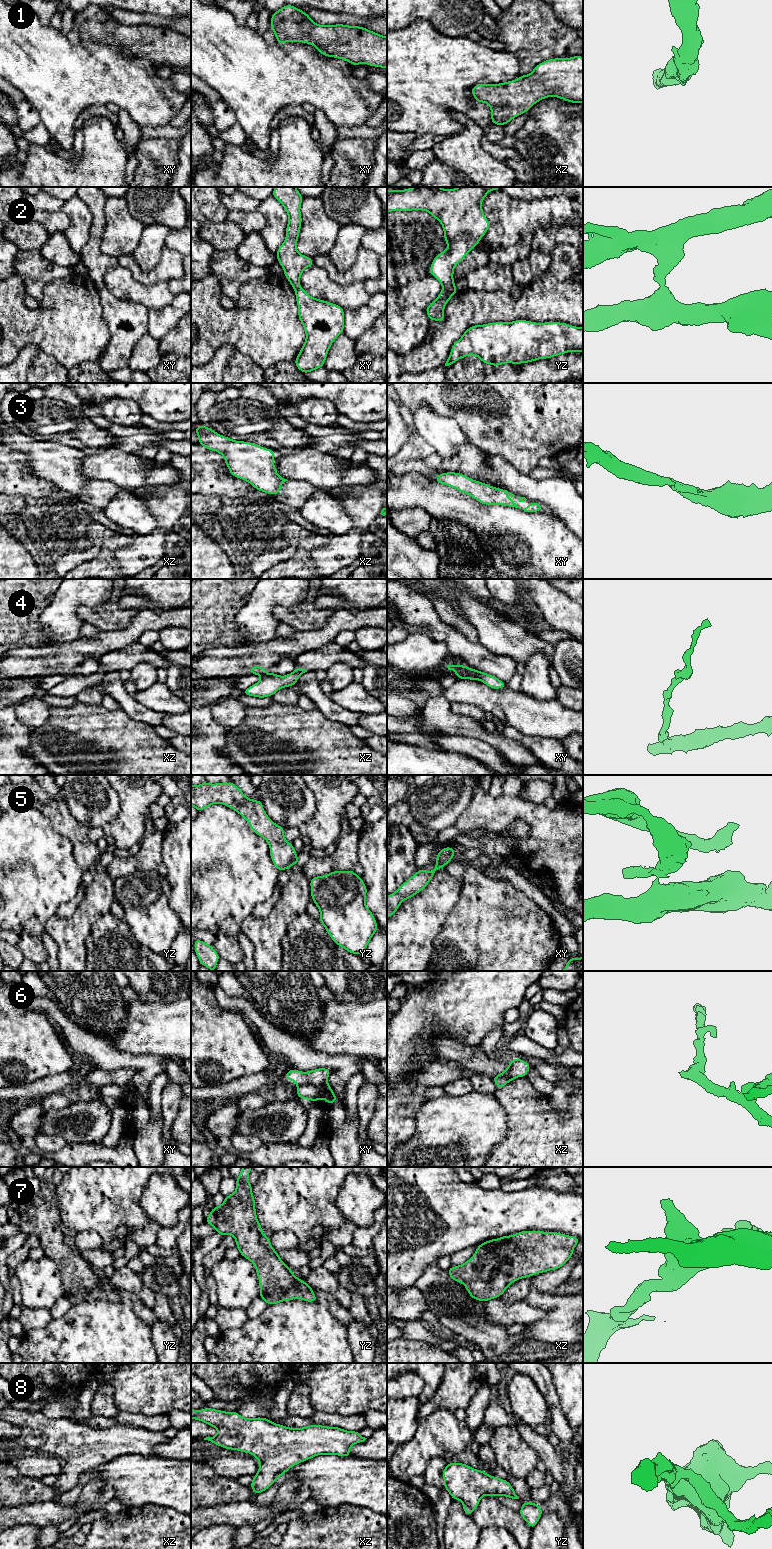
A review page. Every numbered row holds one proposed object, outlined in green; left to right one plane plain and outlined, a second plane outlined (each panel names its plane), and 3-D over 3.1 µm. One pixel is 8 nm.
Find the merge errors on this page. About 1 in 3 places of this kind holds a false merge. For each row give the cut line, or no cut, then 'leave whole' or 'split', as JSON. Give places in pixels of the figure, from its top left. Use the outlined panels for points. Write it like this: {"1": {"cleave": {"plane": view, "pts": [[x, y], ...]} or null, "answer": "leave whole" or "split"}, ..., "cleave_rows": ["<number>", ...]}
{"1": {"cleave": null, "answer": "leave whole"}, "2": {"cleave": {"plane": "yz", "pts": [[443, 286], [453, 287]]}, "answer": "split"}, "3": {"cleave": null, "answer": "leave whole"}, "4": {"cleave": {"plane": "xz", "pts": [[265, 674], [262, 677]]}, "answer": "split"}, "5": {"cleave": {"plane": "yz", "pts": [[296, 856], [293, 862]]}, "answer": "split"}, "6": {"cleave": {"plane": "xy", "pts": [[326, 1081], [320, 1084], [300, 1084], [298, 1086]]}, "answer": "split"}, "7": {"cleave": null, "answer": "leave whole"}, "8": {"cleave": null, "answer": "leave whole"}, "cleave_rows": ["2", "4", "5", "6"]}

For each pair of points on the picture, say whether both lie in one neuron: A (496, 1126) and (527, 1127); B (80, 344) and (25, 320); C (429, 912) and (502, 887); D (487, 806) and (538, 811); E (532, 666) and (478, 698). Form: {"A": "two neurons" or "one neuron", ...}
{"A": "two neurons", "B": "one neuron", "C": "two neurons", "D": "one neuron", "E": "two neurons"}

